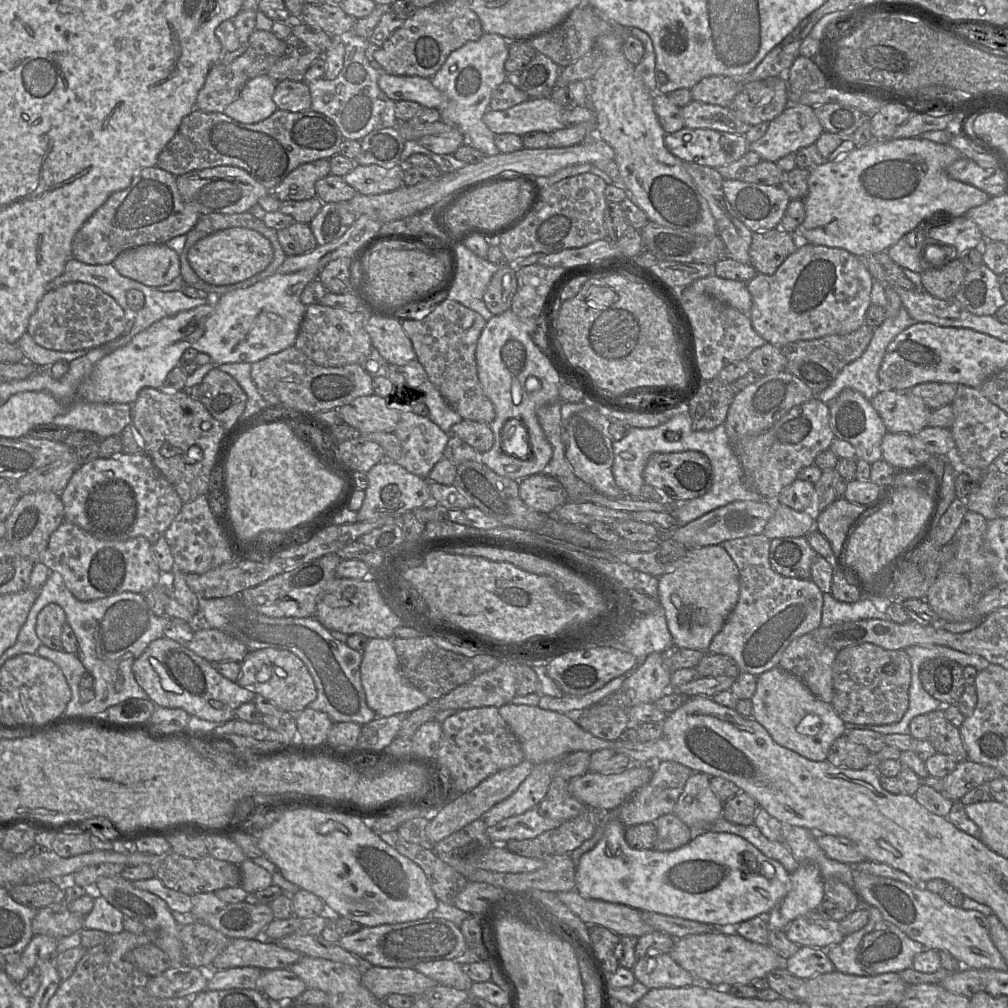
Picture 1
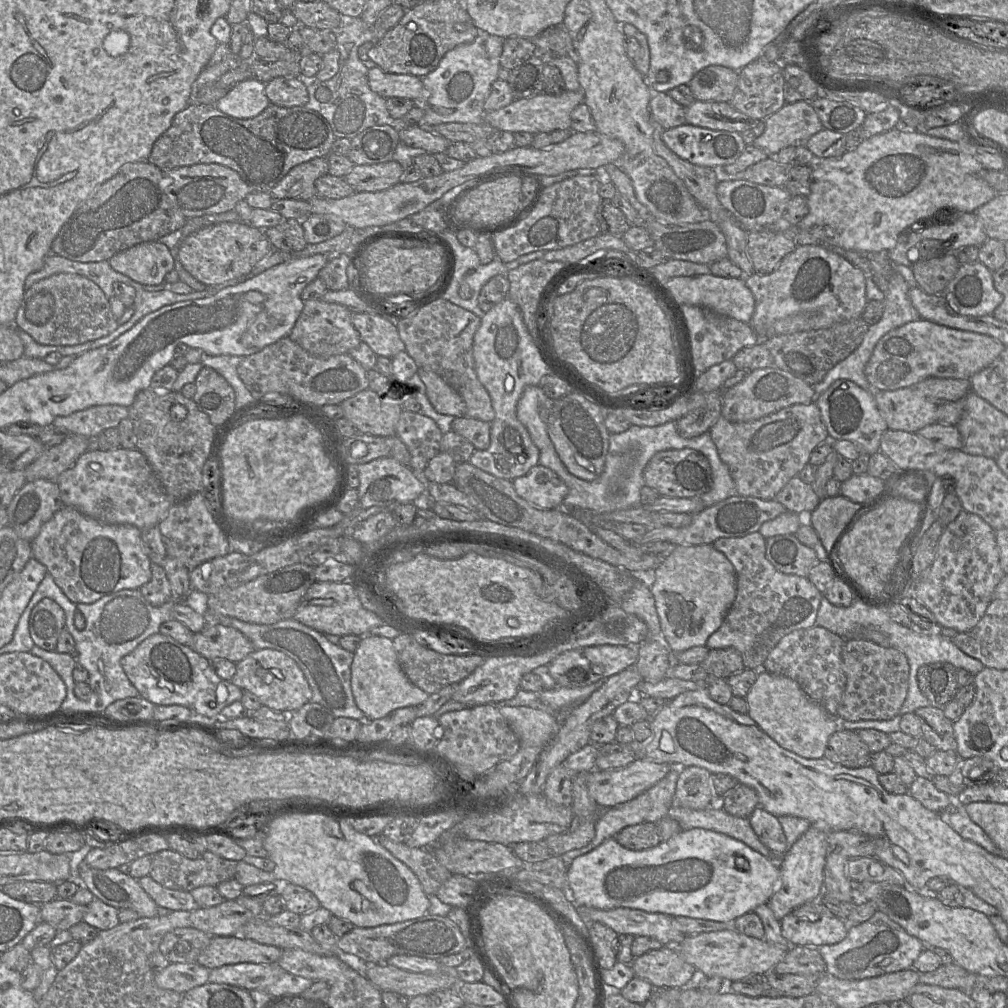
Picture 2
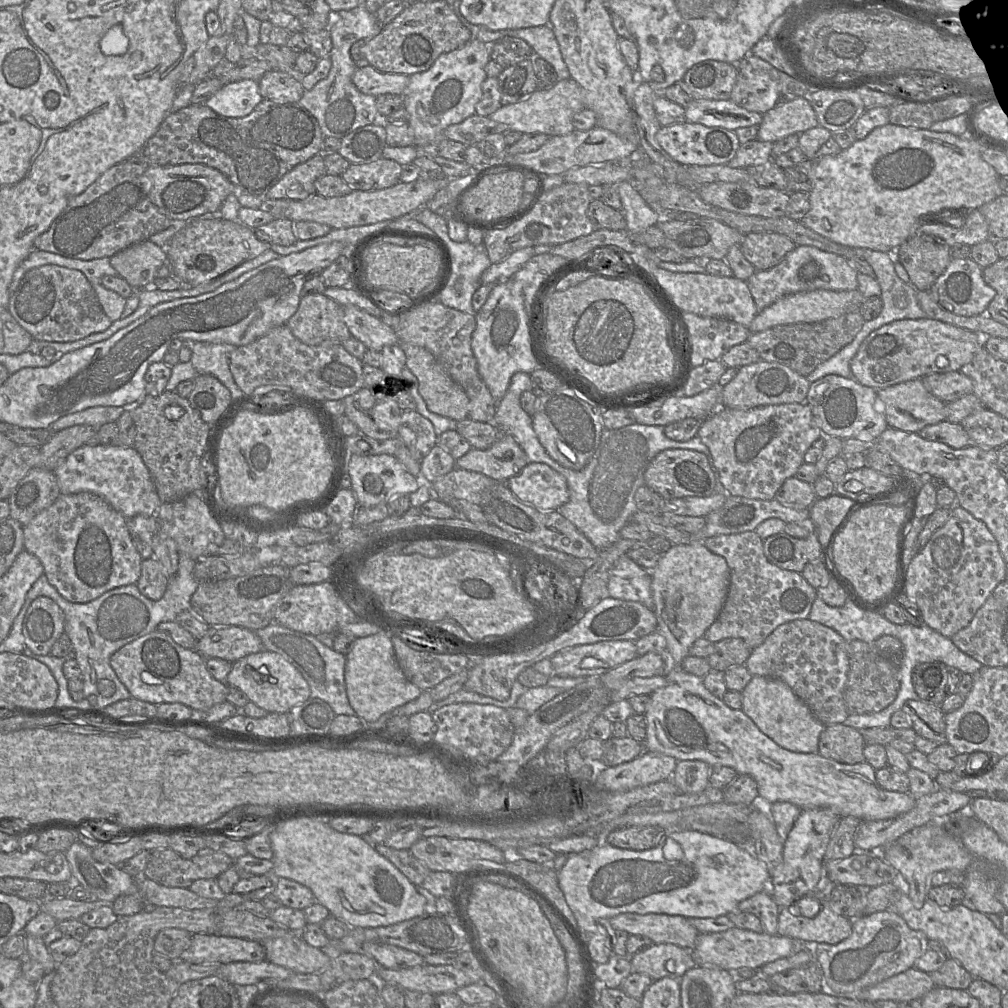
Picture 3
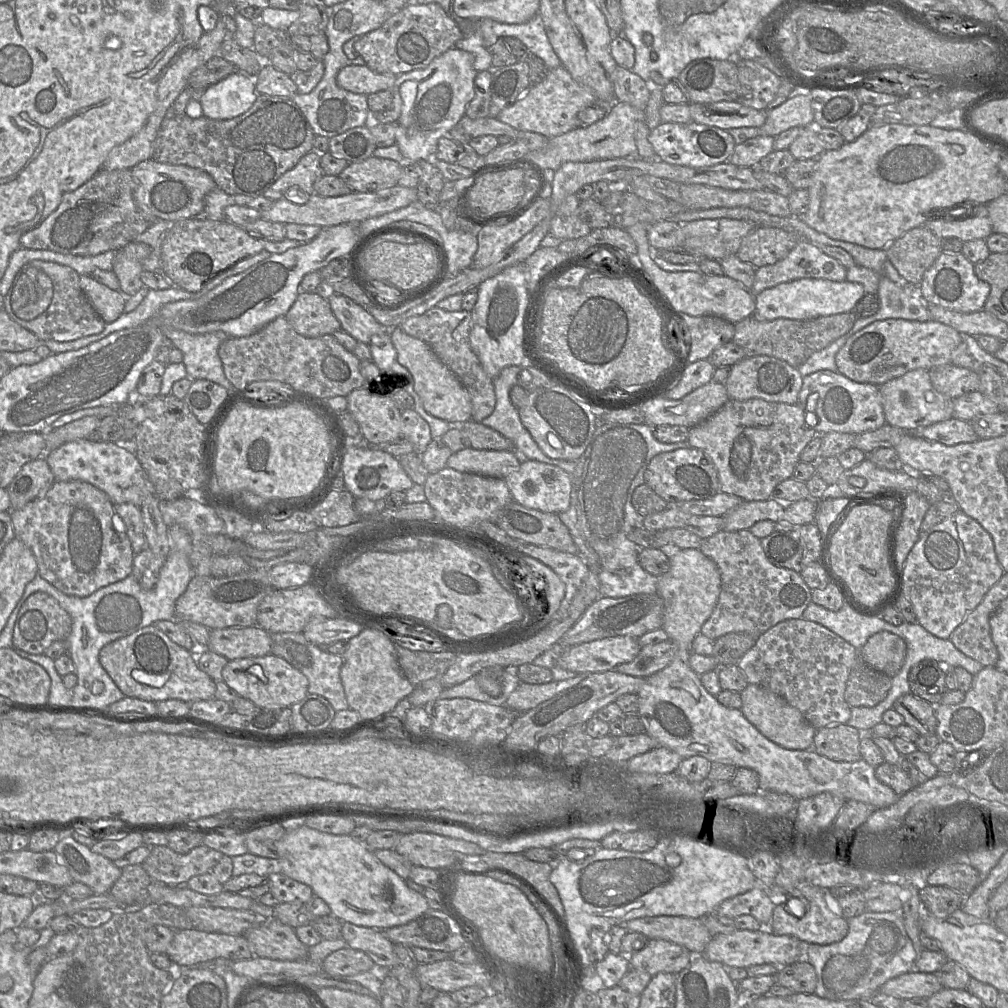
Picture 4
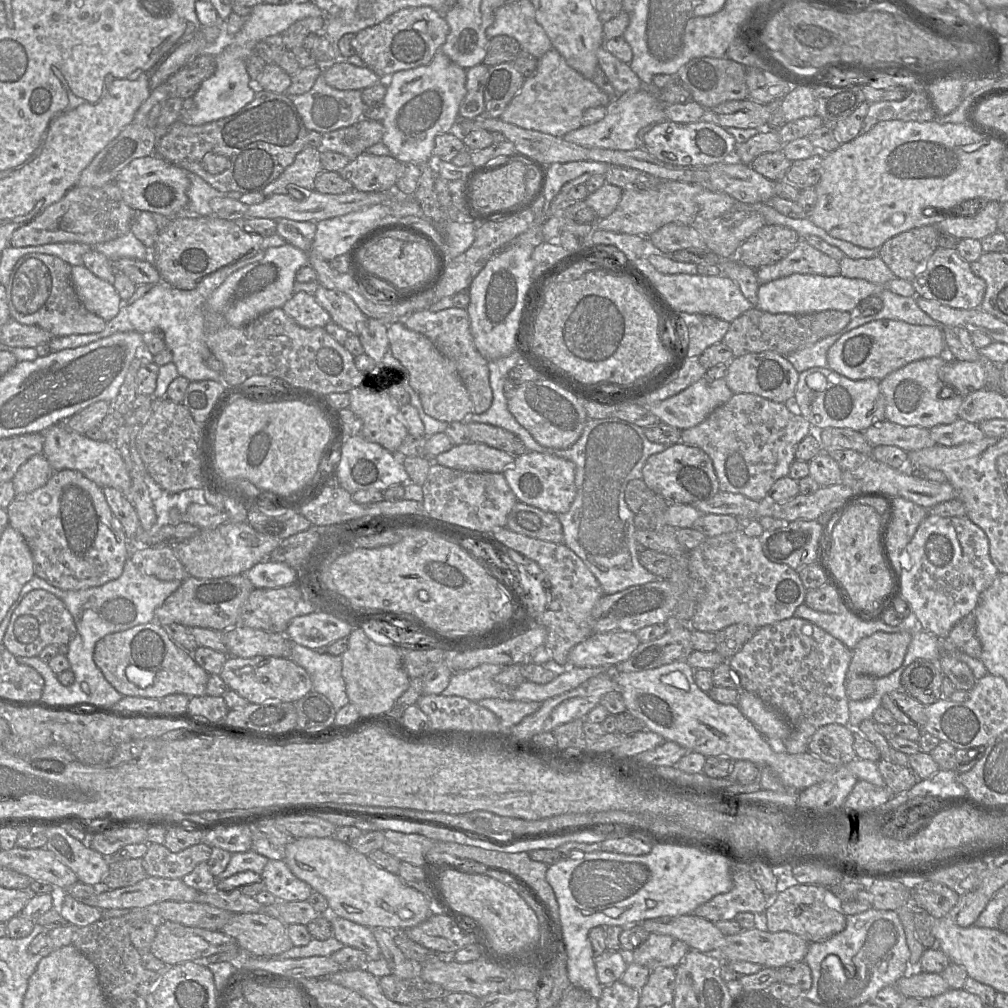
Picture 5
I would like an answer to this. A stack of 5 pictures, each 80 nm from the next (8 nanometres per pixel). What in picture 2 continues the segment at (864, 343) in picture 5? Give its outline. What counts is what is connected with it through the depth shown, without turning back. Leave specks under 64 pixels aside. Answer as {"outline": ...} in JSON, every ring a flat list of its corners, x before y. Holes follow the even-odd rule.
{"outline":[[920,319,890,330,877,342,865,366,865,376,872,387,890,391,913,387,928,377,969,380,998,359,1004,348,990,336]]}

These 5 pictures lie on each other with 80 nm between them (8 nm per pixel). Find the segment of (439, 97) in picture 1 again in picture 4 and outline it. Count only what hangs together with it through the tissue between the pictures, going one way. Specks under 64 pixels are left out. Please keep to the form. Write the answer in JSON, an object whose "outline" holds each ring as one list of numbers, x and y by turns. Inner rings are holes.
{"outline":[[347,65,336,76,339,87,353,93,369,95,381,90,391,90,396,81,396,75,379,74,367,65]]}

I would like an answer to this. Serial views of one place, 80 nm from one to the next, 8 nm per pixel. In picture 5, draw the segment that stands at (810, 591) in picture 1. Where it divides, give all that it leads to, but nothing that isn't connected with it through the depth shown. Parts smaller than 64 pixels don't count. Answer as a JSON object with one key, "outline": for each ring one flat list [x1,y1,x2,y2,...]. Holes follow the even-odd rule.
{"outline":[[741,527,729,533,707,538,697,548,688,551,688,559,689,559,689,570,690,573,692,573,692,577,693,578,700,577,705,581,705,593,701,598,701,600,698,602,693,618,690,621,691,629,696,629,704,632,718,632,732,624,737,623,744,623,751,626,755,626,757,628,761,628,763,626,794,617,794,613,797,607,799,607,805,601,807,589,804,587,798,575,798,572,786,564,778,564,770,561,763,553,760,539,758,537,749,537,745,535]]}

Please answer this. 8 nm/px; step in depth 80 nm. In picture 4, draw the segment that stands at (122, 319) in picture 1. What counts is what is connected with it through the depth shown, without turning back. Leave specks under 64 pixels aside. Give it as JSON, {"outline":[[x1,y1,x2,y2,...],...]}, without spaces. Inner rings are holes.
{"outline":[[33,260,16,274,4,296,8,315,40,340,66,342,102,332,105,321,95,311,80,286,80,275,71,267]]}

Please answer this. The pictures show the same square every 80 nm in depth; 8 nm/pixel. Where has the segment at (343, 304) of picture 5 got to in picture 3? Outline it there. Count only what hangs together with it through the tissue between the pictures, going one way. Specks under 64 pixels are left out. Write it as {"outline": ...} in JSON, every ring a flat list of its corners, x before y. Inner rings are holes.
{"outline":[[352,305,343,307,343,320,351,336,361,341,368,349,381,351,383,347,399,344,393,328,366,311]]}

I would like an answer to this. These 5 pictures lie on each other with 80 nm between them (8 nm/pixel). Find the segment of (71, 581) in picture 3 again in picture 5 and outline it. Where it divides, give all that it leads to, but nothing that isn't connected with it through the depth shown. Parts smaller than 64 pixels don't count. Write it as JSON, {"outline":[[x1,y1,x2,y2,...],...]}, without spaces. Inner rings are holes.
{"outline":[[55,471,44,486,26,496,15,497,6,512,9,525,22,534,29,546,35,575,59,589,81,590,115,580,121,576,125,562,130,558,131,545,102,488,78,471]]}

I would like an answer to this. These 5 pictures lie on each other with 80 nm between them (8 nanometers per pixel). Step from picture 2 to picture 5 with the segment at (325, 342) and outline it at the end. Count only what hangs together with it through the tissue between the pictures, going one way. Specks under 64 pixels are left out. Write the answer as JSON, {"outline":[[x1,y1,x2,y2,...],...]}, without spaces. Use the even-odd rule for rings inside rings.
{"outline":[[305,291,294,293,282,309,287,316,303,328,324,328,332,321,329,313,317,302,314,295]]}

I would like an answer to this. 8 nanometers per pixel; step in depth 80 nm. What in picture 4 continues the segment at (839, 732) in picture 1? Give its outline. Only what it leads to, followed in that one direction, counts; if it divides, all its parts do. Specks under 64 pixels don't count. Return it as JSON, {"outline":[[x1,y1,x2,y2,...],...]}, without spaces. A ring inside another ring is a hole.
{"outline":[[748,684,741,692,742,713,766,738,789,750,807,750,813,746,816,729,802,713,779,695,759,685]]}

